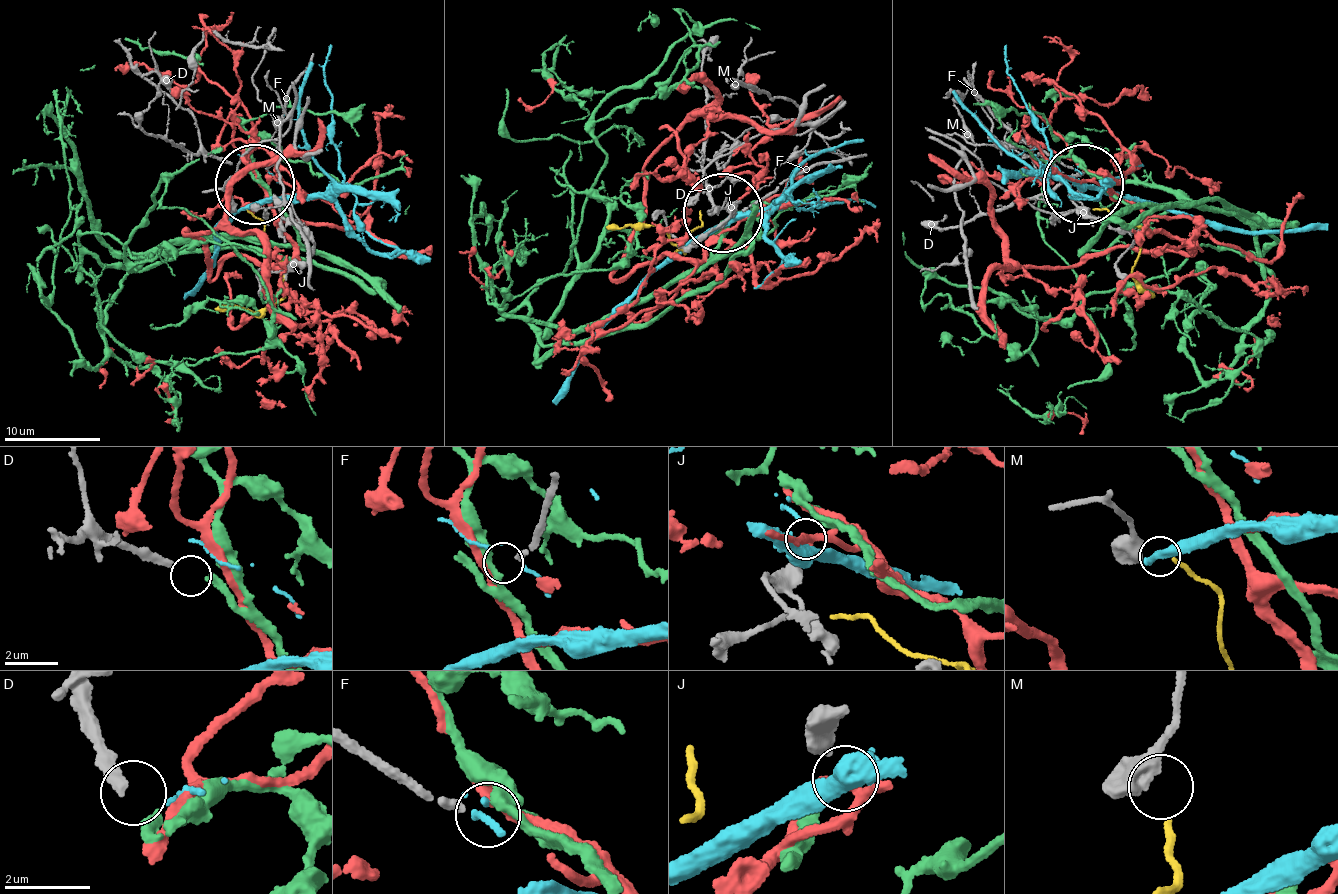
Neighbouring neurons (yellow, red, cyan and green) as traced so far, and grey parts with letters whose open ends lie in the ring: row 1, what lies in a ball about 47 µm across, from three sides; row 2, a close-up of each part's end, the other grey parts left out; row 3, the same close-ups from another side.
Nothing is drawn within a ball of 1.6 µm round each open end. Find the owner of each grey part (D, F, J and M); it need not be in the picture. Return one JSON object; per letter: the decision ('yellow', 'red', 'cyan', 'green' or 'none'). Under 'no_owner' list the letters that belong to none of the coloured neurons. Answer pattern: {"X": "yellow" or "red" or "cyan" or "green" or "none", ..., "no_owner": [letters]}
{"D": "green", "F": "none", "J": "red", "M": "yellow", "no_owner": ["F"]}

